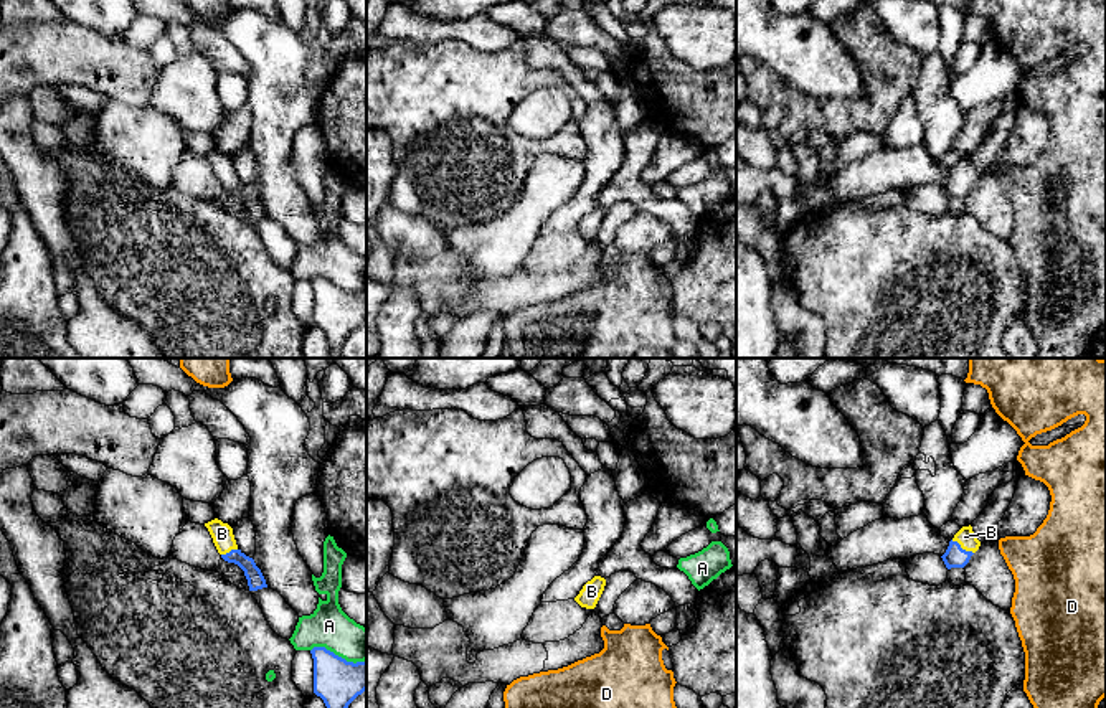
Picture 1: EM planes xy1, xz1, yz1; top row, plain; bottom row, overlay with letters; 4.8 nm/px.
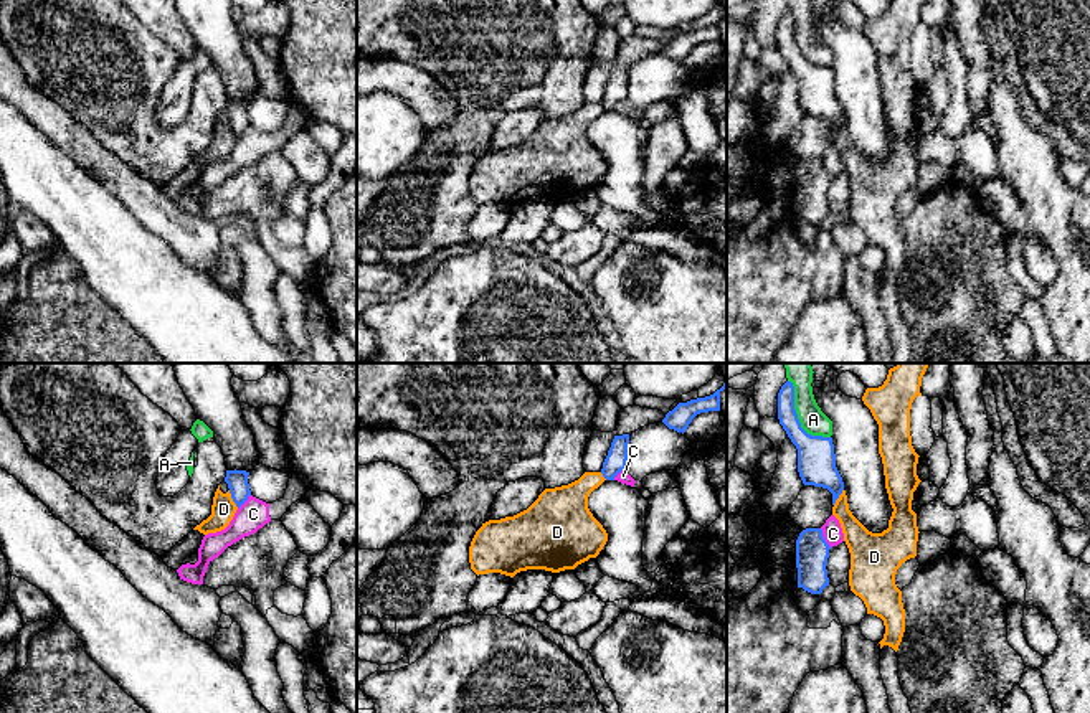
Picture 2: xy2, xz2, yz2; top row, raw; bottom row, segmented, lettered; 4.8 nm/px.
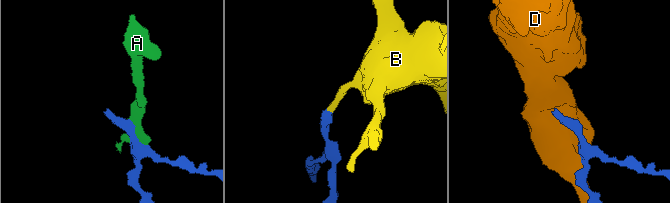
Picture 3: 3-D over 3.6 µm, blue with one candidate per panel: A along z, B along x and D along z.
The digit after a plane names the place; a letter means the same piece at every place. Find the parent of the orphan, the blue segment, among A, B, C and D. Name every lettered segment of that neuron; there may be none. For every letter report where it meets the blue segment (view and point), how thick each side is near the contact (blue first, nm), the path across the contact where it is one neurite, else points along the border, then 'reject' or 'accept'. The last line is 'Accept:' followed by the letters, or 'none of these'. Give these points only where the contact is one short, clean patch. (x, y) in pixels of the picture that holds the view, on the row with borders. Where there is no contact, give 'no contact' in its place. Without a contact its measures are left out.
A: contact yz2 (796, 418); calibres 190 and 130 nm; reject
B: contact yz1 (961, 548); calibres 110 and 90 nm; way yz1 (954, 556), (961, 548), (964, 537); accept
C: contact yz2 (823, 538); calibres 160 and 100 nm; border yz2 (819, 528), (831, 547); reject
D: contact xy2 (232, 497); calibres 100 and 120 nm; border xy2 (228, 491), (238, 507); reject
Accept: B

